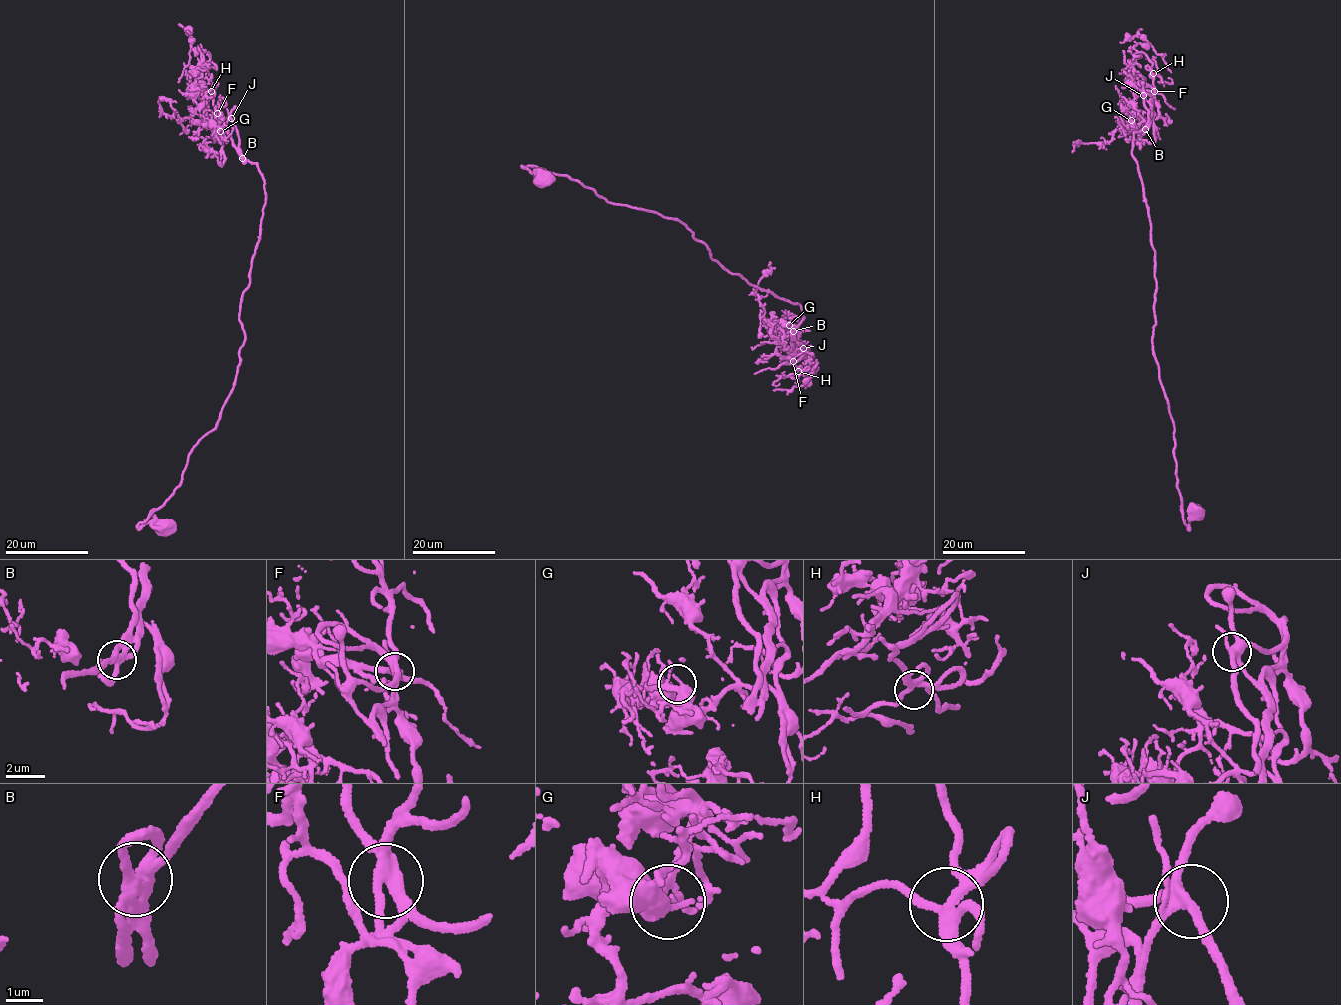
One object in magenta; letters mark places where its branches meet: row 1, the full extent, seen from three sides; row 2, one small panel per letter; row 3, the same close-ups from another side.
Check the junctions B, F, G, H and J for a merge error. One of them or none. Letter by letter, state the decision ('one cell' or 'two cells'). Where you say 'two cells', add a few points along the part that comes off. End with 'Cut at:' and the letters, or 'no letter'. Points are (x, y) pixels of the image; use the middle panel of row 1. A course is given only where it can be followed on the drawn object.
B: one cell
F: one cell
G: one cell
H: one cell
J: one cell
Cut at: no letter

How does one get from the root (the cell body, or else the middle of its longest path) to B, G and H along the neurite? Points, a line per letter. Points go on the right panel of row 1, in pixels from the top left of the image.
B: (1197, 511), (1188, 527), (1177, 484), (1174, 428), (1152, 348), (1155, 255), (1132, 153), (1133, 134), (1145, 129)
G: (1197, 511), (1188, 527), (1152, 348), (1155, 255), (1132, 153), (1151, 99), (1153, 117), (1131, 120)
H: (1197, 511), (1188, 527), (1174, 428), (1152, 348), (1151, 223), (1132, 153), (1133, 134), (1149, 120), (1153, 73)

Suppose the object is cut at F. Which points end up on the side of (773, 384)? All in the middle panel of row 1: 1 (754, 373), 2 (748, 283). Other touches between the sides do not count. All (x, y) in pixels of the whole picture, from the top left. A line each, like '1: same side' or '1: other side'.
1: same side
2: same side

